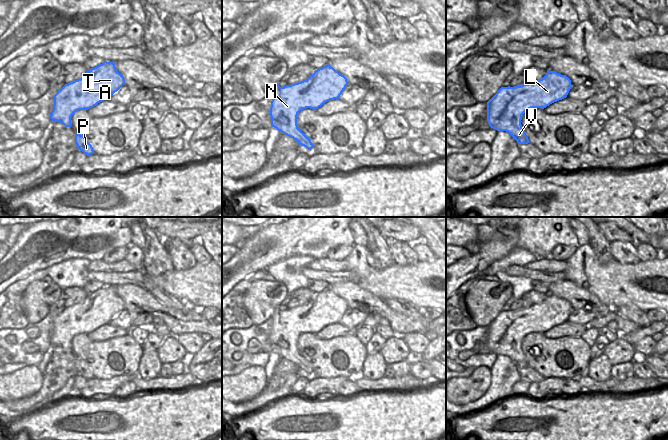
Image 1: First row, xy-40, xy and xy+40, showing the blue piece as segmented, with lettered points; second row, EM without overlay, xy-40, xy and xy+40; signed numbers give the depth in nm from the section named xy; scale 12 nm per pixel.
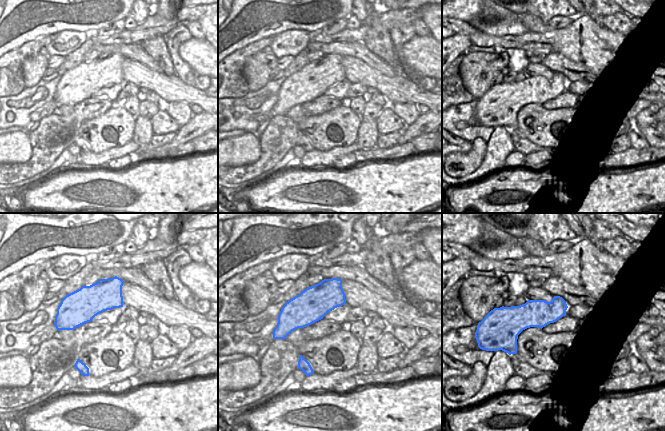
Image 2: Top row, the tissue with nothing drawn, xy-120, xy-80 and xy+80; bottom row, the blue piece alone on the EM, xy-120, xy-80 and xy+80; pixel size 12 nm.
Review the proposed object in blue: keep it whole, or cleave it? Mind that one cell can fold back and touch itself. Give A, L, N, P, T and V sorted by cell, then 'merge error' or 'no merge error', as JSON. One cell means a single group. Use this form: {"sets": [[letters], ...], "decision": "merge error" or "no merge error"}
{"sets": [["A", "L", "N", "P", "T", "V"]], "decision": "no merge error"}

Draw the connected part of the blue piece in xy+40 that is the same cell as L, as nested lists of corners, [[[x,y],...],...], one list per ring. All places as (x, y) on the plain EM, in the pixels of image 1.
[[[548,294],[542,303],[514,311],[501,311],[487,326],[487,346],[497,355],[508,356],[518,368],[528,368],[522,352],[522,339],[531,332],[544,333],[567,321],[571,304]]]

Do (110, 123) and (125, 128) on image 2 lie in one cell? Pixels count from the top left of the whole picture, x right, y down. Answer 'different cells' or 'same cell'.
same cell

